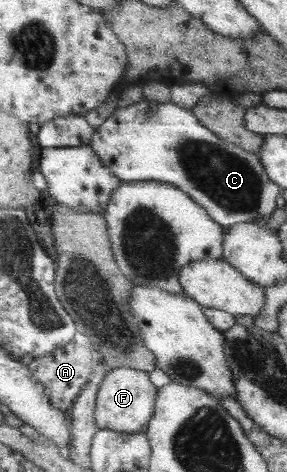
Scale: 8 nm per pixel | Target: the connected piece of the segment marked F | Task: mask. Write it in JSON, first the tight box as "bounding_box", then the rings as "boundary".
{"bounding_box":[96,368,160,434],"boundary":[[[135,368],[111,369],[105,376],[96,398],[96,421],[101,429],[129,434],[146,433],[156,411],[160,388],[149,380],[149,374]]]}

